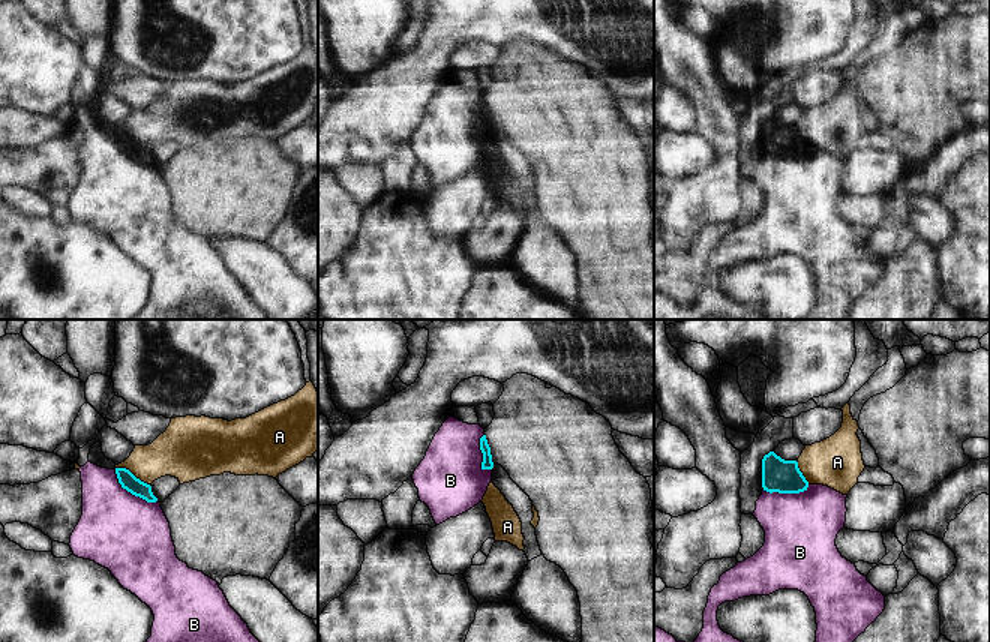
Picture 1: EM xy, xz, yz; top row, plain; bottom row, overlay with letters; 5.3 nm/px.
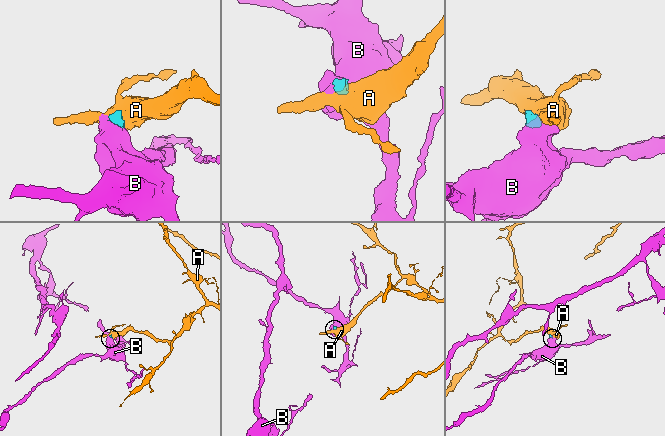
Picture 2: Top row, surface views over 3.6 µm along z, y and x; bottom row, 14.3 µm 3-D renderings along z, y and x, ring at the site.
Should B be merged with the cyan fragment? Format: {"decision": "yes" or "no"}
{"decision": "yes"}

